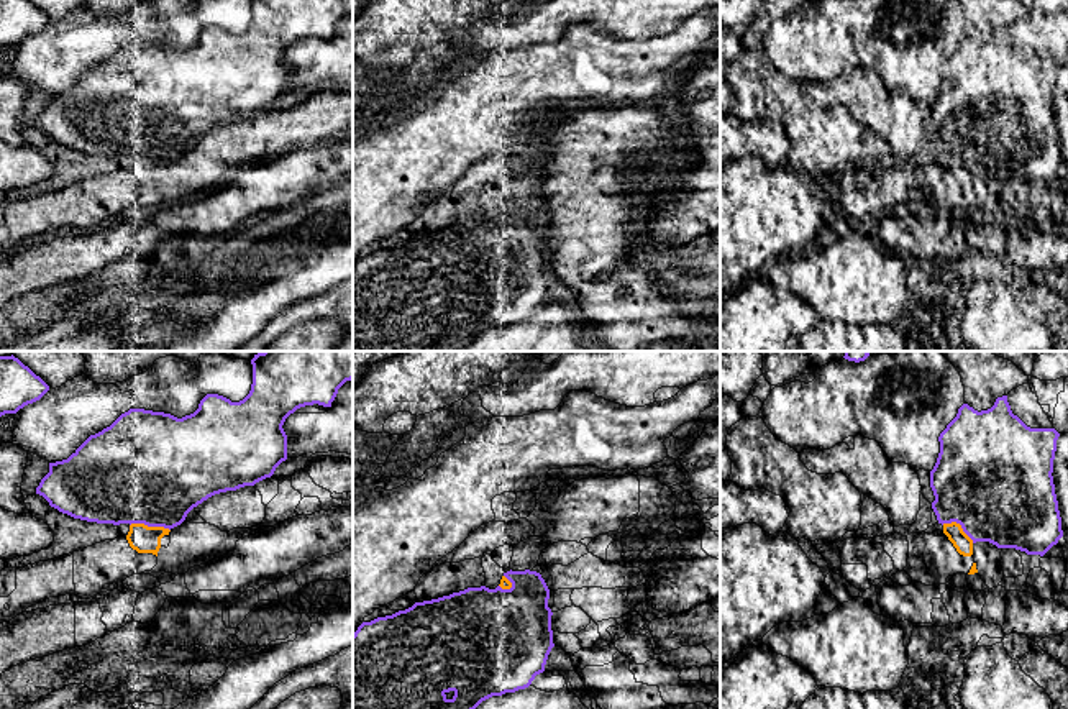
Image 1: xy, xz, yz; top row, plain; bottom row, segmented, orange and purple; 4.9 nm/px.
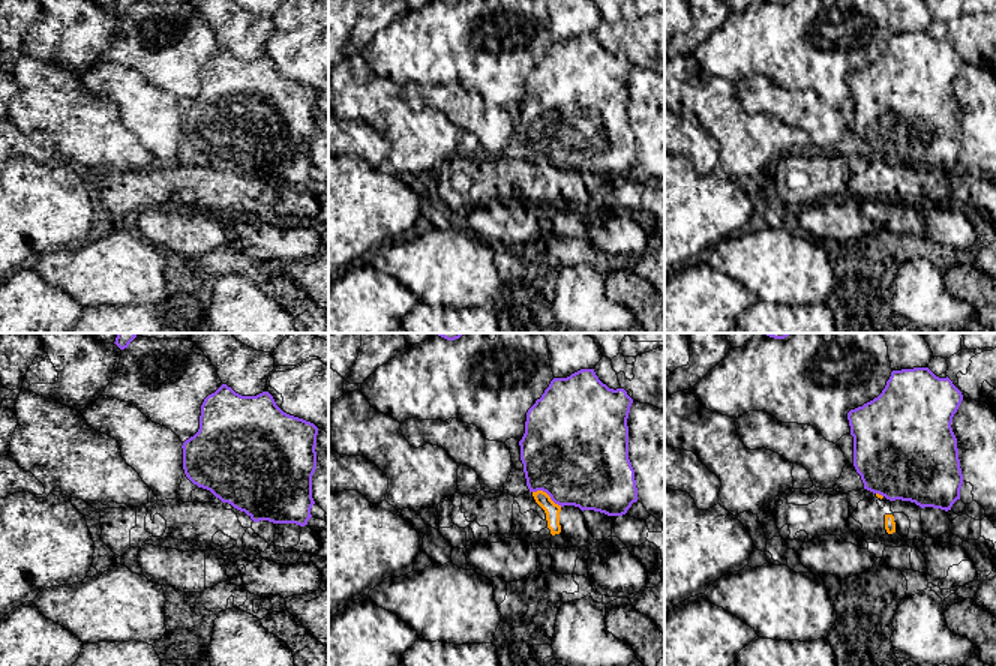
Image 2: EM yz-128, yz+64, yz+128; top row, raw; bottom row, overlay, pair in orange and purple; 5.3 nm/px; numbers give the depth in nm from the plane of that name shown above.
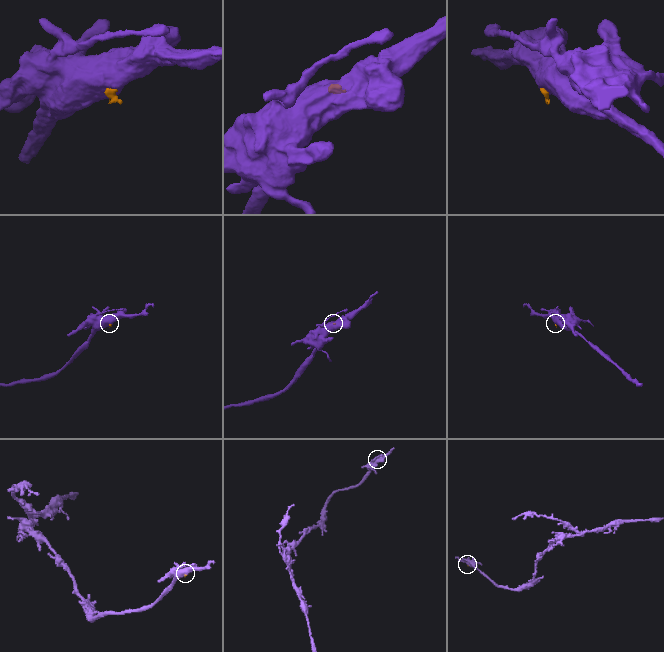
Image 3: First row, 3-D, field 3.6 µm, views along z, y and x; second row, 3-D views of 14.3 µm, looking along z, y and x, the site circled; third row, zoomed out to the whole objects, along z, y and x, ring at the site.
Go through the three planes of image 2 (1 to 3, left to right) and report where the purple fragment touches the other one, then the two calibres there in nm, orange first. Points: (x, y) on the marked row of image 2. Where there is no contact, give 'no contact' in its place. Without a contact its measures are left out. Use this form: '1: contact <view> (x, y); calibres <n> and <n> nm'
1: no contact
2: contact yz+64 (548, 495); calibres 80 and 500 nm
3: contact yz+128 (878, 494); calibres 20 and 500 nm

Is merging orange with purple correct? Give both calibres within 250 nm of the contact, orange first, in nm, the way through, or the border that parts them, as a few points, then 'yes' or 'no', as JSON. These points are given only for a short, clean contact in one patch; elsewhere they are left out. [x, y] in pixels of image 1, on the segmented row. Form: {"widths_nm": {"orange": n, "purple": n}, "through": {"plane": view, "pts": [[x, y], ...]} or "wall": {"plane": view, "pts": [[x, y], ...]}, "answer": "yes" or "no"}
{"widths_nm": {"orange": 140, "purple": 480}, "answer": "no"}

